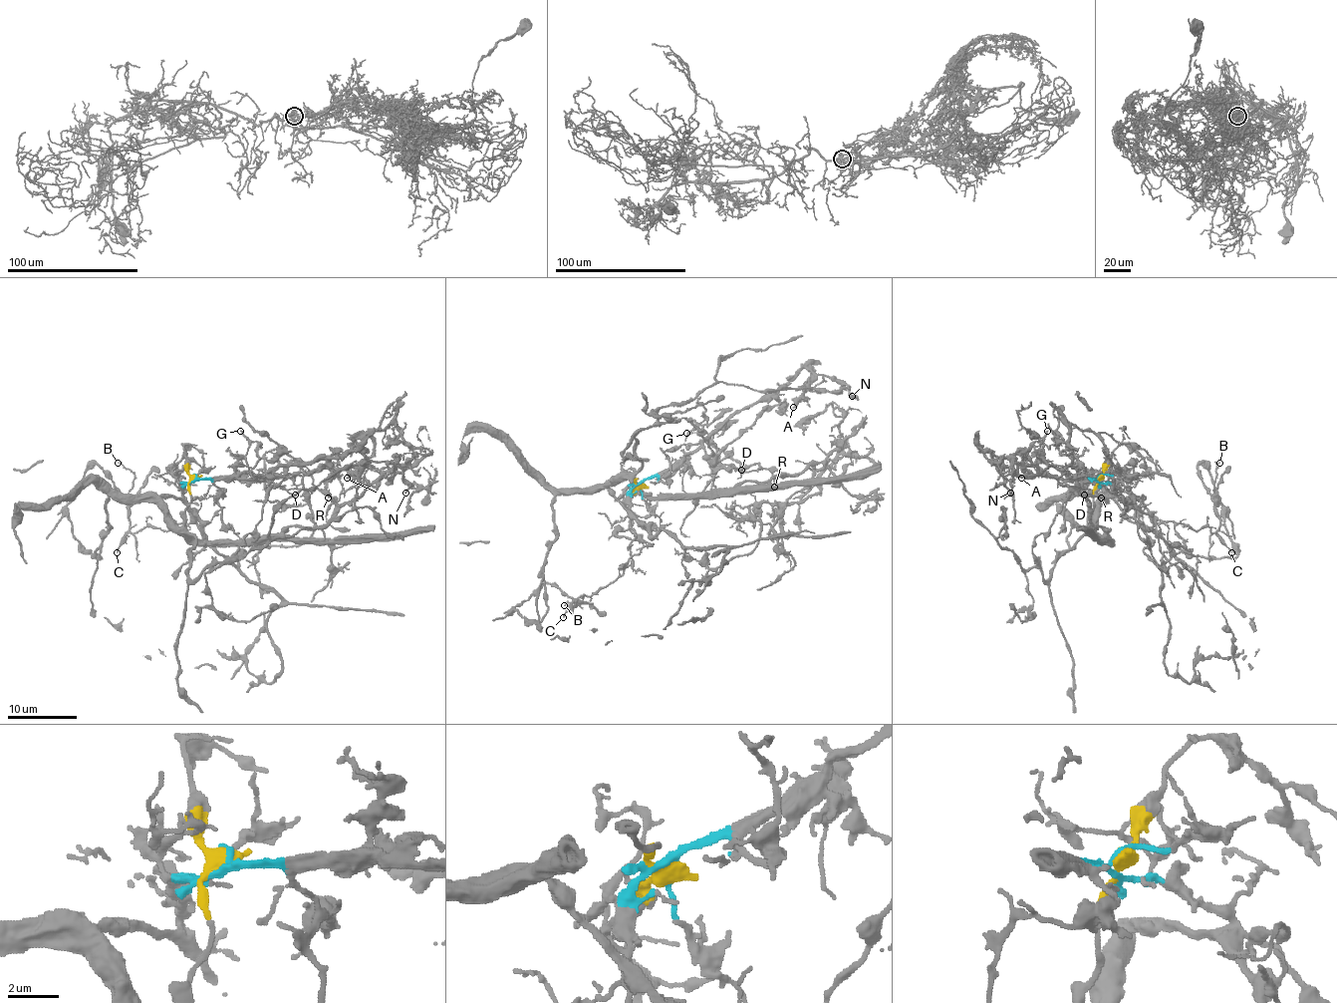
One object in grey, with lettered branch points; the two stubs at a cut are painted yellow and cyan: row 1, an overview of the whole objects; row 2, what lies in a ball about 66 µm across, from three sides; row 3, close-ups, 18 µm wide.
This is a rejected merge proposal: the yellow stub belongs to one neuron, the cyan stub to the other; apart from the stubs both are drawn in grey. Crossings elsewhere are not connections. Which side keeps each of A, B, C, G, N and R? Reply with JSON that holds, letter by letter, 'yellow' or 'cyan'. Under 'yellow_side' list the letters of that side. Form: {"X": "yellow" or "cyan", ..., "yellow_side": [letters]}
{"A": "cyan", "B": "cyan", "C": "cyan", "G": "cyan", "N": "cyan", "R": "yellow", "yellow_side": ["R"]}

